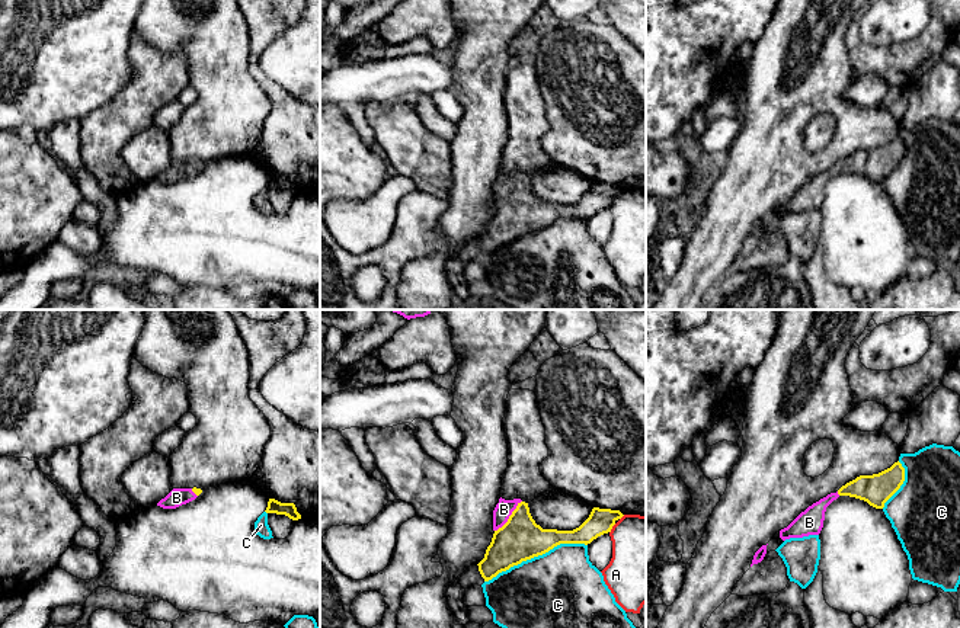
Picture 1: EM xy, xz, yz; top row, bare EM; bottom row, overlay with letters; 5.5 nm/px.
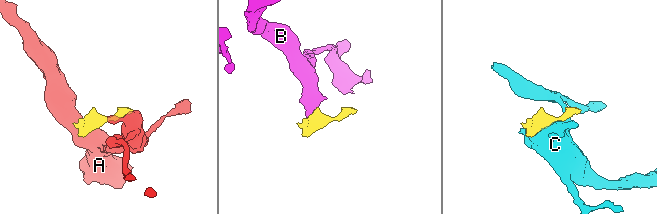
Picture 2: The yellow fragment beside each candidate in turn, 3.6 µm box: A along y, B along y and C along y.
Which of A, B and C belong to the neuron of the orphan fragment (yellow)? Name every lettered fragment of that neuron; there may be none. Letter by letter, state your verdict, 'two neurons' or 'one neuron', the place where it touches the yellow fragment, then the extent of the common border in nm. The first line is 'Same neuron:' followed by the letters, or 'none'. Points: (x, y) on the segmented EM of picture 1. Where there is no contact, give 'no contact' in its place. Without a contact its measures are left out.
Same neuron: B
A: two neurons; meets yellow in xz at (611, 528); contact 70 nm long
B: one neuron; meets yellow in xz at (509, 516); contact 220 nm long
C: two neurons; meets yellow in xz at (536, 556); contact 600 nm long

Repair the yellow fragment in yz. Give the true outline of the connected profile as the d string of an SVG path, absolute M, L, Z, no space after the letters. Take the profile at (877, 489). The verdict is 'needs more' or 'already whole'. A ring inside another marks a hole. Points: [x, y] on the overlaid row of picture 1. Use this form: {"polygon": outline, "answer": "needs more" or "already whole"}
{"polygon": "M899 461L879 474L860 475L842 486L836 493L831 493L809 506L787 528L780 531L780 538L785 541L819 535L823 528L826 507L839 496L855 497L876 509L883 509L884 503L900 488L903 481L905 468Z", "answer": "needs more"}

